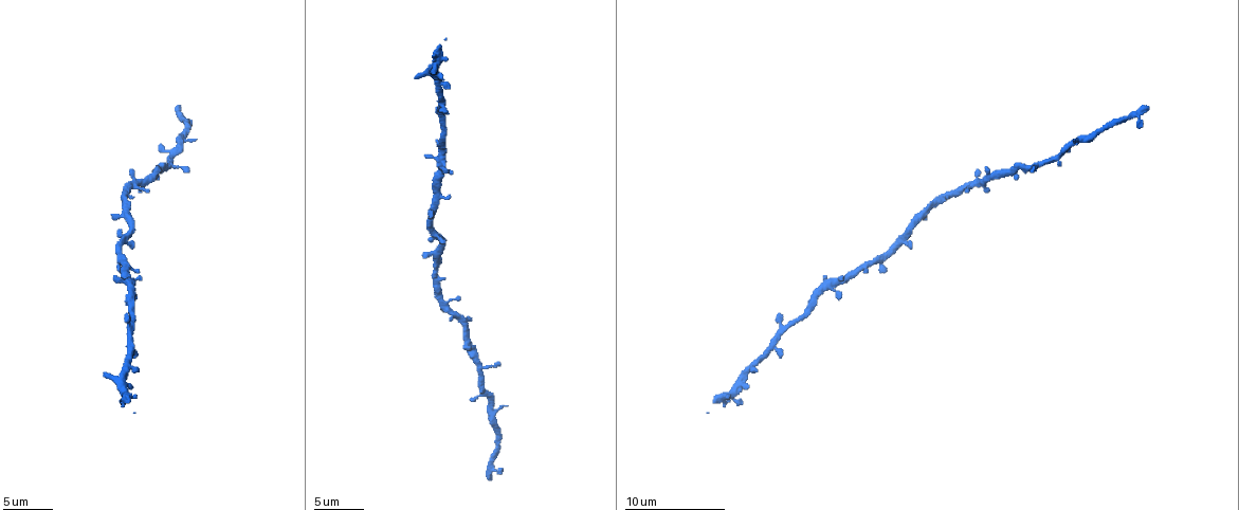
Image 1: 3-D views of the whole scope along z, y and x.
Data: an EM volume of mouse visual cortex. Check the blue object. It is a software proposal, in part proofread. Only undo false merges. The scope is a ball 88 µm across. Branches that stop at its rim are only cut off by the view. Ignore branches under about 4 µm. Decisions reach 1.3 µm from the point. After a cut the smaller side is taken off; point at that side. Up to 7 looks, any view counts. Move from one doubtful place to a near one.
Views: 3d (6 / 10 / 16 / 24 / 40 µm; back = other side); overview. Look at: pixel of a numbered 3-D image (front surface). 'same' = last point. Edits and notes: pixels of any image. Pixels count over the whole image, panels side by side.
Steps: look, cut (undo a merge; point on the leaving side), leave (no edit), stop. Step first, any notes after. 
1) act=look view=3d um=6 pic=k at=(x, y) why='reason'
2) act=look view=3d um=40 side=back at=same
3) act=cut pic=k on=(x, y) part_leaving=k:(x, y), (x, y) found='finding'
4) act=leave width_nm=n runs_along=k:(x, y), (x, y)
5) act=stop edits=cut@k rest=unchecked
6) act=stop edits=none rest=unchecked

act=look view=3d um=10 pic=1 at=(435, 179) why='thin neck'

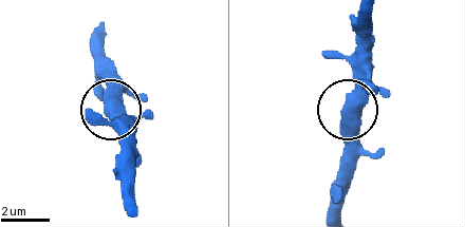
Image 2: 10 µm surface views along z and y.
act=look view=3d um=6 pic=2 at=(345, 112)

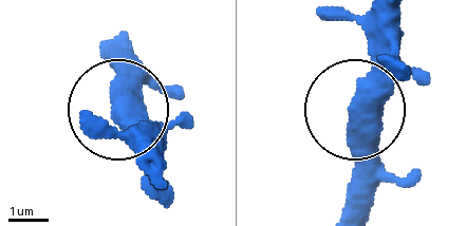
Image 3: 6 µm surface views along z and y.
act=leave found='continuous, no second neuron'

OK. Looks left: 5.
act=look view=3d um=16 pic=1 at=(133, 224)

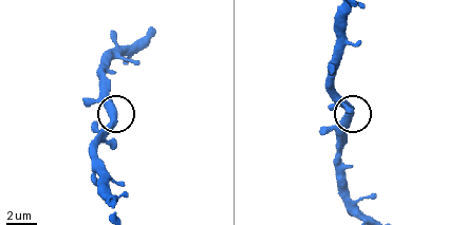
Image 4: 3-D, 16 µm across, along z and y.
act=leave width_nm=460 found='one neuron here'

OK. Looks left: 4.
act=look view=3d um=10 pic=1 at=(467, 326)

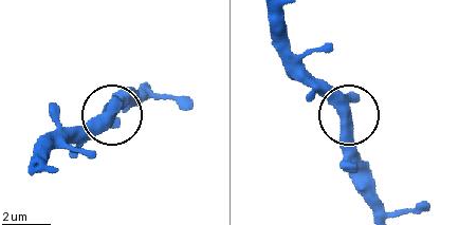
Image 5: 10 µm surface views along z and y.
act=leave arms=3 found='one neuron here'

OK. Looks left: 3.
act=stop edits=none rest=unchecked

